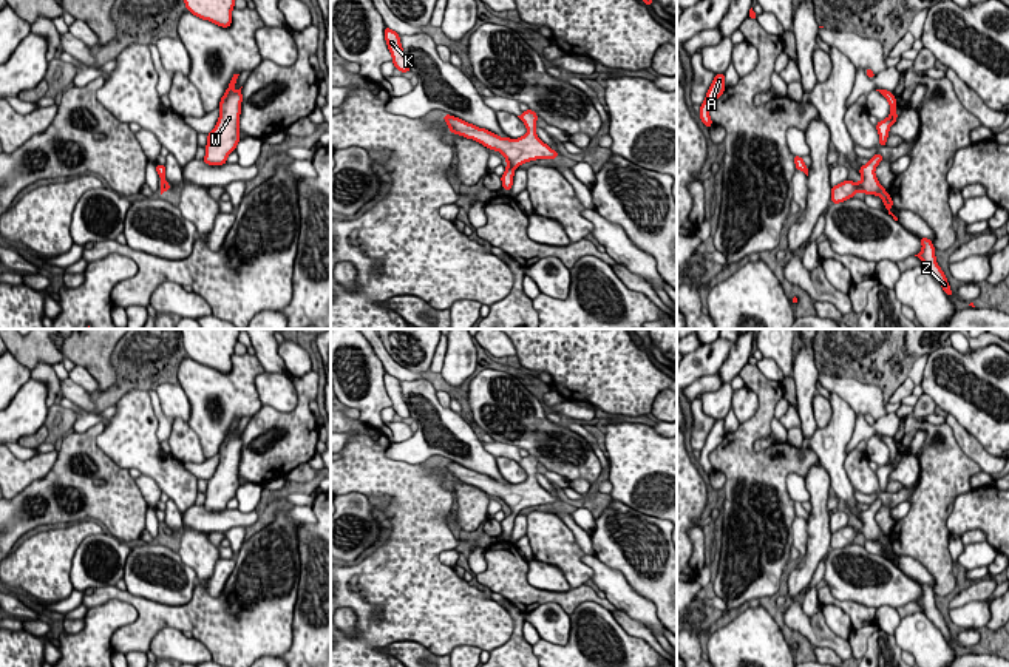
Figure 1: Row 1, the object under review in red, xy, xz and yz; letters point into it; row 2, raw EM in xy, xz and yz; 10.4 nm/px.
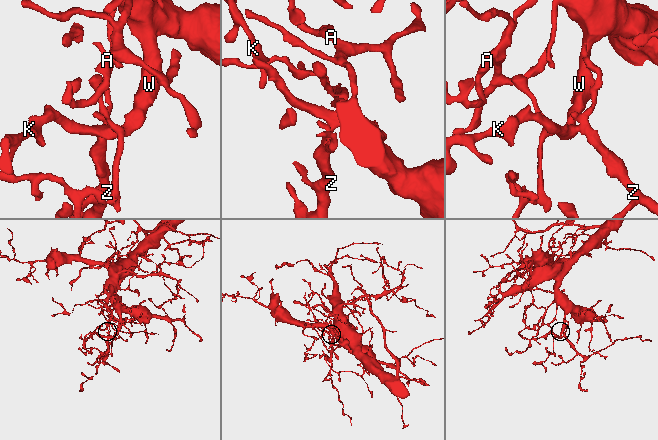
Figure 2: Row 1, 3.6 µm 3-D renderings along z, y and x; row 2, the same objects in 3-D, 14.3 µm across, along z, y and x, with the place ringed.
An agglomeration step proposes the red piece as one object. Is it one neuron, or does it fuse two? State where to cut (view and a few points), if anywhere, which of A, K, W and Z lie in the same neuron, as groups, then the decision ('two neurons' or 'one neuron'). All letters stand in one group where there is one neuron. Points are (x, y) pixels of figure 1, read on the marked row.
no cut; A K W Z; one neuron

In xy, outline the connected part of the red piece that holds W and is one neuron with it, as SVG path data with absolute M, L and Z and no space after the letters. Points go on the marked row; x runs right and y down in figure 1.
M233 74L229 88L219 102L219 117L215 128L207 134L204 162L207 165L224 165L227 156L240 142L241 88L233 90L240 74Z

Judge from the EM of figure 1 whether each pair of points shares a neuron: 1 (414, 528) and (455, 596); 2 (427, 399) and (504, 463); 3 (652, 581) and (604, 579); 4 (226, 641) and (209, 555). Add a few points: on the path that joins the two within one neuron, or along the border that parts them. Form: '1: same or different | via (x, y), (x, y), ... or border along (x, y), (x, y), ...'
1: same | via (414, 545), (414, 556), (438, 579)
2: different | border along (495, 457), (498, 471), (509, 482)
3: different | border along (598, 559), (615, 568), (654, 606)
4: different | border along (198, 582), (204, 589)

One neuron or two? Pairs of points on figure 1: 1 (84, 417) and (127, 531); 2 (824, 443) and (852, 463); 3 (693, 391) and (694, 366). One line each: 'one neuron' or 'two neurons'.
1: two neurons
2: two neurons
3: two neurons

